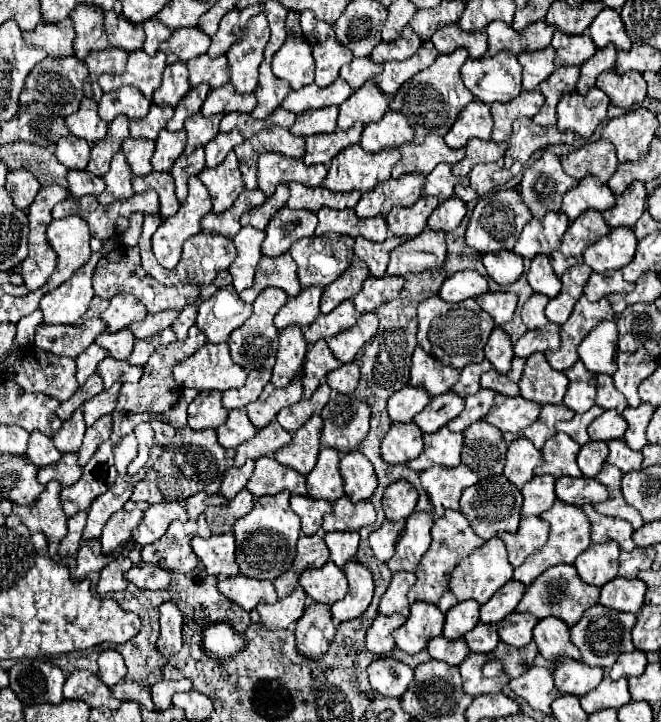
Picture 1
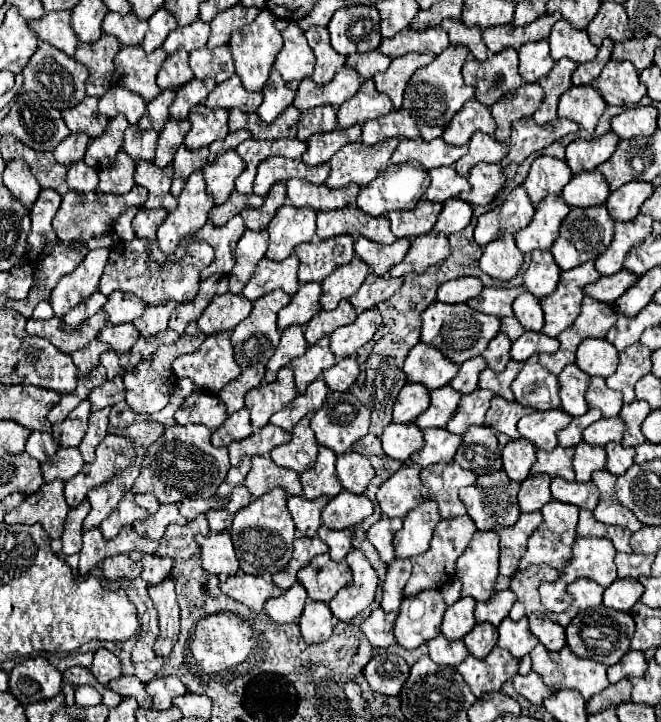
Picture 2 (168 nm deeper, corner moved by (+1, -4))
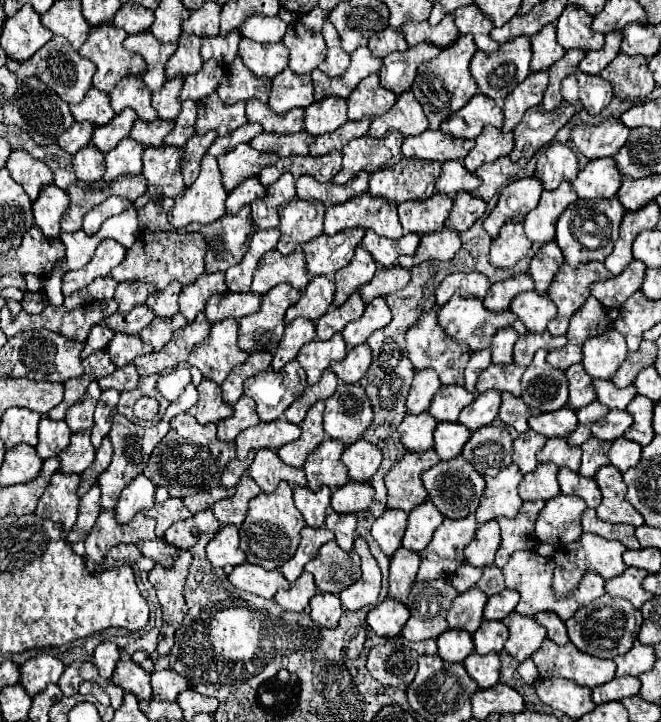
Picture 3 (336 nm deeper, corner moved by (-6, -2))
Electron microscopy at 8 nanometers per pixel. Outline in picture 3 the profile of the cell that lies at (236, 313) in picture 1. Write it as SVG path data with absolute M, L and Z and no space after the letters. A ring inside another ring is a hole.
M247 291L247 293L219 293L219 295L211 295L211 299L205 305L205 317L209 323L217 323L225 317L233 317L233 319L241 319L245 315L255 313L261 307L261 295Z

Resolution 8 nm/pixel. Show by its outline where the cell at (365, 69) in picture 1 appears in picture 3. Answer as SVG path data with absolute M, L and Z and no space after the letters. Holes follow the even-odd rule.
M387 27L385 31L381 31L379 35L373 35L371 39L369 39L369 47L371 47L371 51L373 51L373 55L381 55L381 57L385 57L385 55L389 55L391 51L405 51L409 45L407 45L407 41L403 39L403 31L401 29L391 29L391 27Z

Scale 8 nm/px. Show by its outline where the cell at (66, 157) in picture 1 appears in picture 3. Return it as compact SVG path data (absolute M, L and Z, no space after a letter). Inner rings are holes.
M73 123L61 137L59 137L59 147L67 153L77 153L81 147L91 143L93 135L93 125L91 123Z

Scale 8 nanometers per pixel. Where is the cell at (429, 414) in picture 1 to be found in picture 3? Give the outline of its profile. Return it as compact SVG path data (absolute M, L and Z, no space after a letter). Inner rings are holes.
M441 385L435 393L435 399L429 407L429 413L437 421L457 421L459 413L475 399L475 393L469 393L459 385Z

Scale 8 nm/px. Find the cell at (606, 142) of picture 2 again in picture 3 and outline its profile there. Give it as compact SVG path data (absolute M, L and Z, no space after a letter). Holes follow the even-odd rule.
M605 119L599 125L579 123L571 129L571 141L587 159L613 157L629 137L621 119Z

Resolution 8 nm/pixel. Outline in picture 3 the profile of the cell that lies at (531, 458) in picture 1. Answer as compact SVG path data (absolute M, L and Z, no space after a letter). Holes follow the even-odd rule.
M525 431L513 441L513 463L521 469L521 473L535 471L537 467L537 451L545 445L545 437L535 433L535 431Z

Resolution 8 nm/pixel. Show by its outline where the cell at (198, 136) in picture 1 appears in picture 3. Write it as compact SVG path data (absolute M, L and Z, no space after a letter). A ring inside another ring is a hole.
M211 93L211 95L207 95L207 99L201 99L197 103L195 131L199 135L215 129L223 137L223 135L233 133L237 127L241 127L245 123L247 123L245 103L225 105L225 103L221 103L217 93Z

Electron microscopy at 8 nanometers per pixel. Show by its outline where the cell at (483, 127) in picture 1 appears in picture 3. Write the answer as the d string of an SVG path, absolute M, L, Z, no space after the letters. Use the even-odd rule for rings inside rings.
M477 93L469 99L465 107L457 111L457 115L451 115L441 123L441 129L451 137L469 137L475 139L485 125L493 125L497 129L503 127L503 111L487 95Z

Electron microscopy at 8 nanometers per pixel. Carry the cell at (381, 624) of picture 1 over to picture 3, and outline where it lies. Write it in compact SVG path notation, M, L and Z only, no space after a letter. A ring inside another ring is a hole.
M387 597L383 603L375 605L367 615L367 625L379 637L395 637L401 633L403 625L409 619L409 609L397 599Z

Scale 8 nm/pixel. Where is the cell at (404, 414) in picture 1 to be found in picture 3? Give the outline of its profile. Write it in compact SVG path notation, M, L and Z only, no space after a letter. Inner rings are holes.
M431 369L417 371L413 385L411 385L411 391L409 391L409 397L407 397L407 411L413 415L427 411L433 395L437 393L439 387L441 387L441 381L435 375L435 371L431 371Z

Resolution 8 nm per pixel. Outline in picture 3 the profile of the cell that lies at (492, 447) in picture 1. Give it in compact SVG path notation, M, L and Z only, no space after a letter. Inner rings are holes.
M485 425L473 431L471 439L463 447L463 457L481 473L495 477L499 471L511 465L513 437L505 427Z

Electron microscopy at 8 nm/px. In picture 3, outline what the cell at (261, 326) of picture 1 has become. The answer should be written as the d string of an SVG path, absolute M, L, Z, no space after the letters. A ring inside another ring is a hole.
M277 285L263 295L261 309L239 321L239 347L247 353L251 351L275 351L283 331L285 311L297 303L301 291L291 285Z

